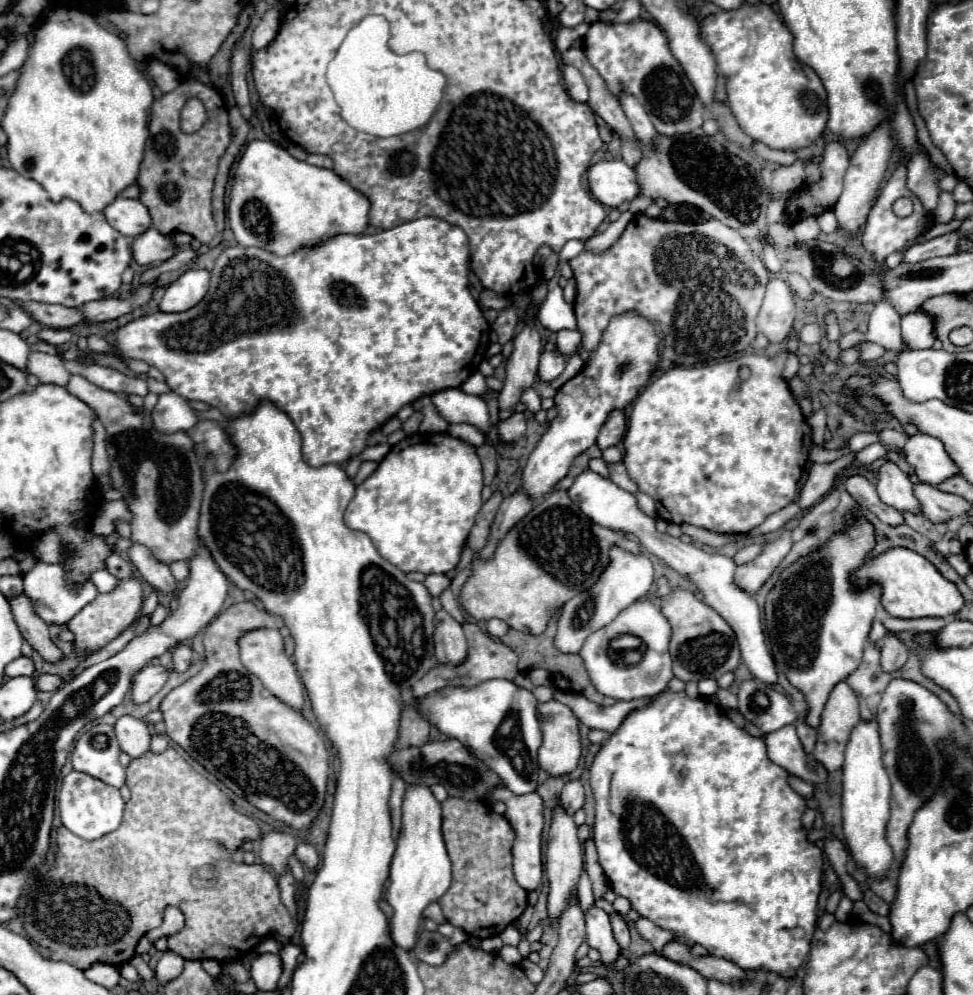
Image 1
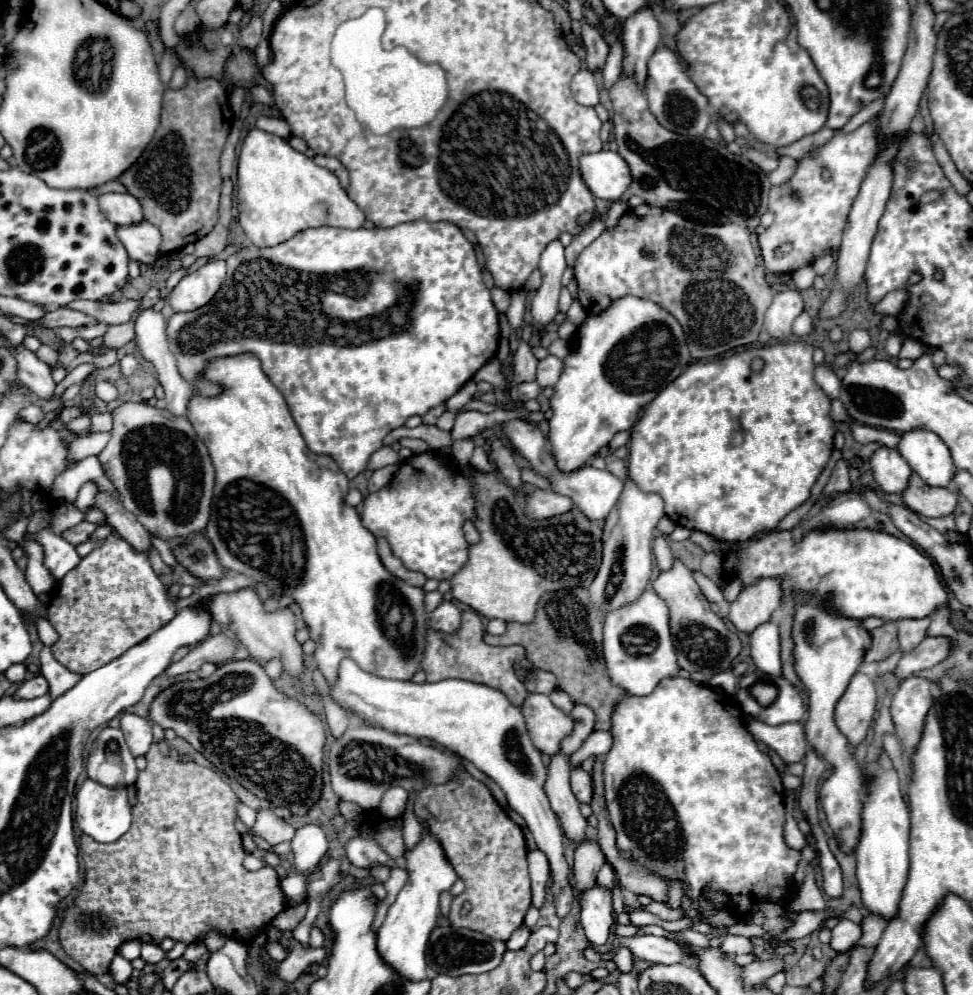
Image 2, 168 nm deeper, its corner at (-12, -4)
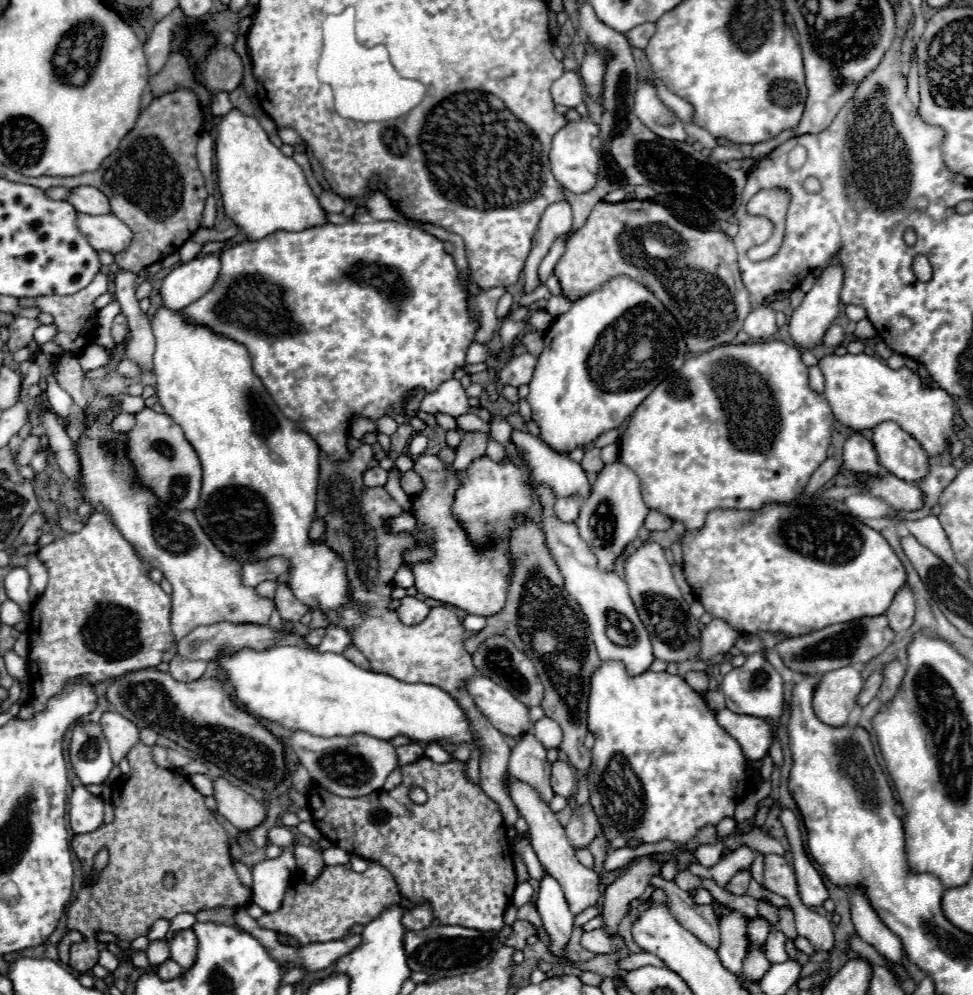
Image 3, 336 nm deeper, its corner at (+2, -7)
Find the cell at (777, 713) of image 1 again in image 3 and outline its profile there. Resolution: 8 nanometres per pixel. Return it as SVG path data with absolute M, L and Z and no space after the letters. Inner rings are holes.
M756 651L746 657L746 663L742 667L734 667L730 673L724 675L720 689L726 697L726 707L734 713L744 713L744 715L754 715L754 717L770 717L774 719L778 727L778 719L782 715L782 705L784 705L784 689L782 689L782 677L780 673L772 667L772 663L766 659L766 651Z

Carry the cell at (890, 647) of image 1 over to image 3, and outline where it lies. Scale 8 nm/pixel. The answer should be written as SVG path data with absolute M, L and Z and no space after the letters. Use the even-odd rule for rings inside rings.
M904 585L896 591L894 601L886 611L886 617L894 631L902 633L902 631L910 629L910 625L914 621L914 595L908 585Z

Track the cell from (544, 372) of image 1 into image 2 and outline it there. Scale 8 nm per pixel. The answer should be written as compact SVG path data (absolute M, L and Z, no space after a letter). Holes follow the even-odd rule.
M548 356L544 360L538 362L538 376L536 382L546 388L546 386L554 386L554 382L558 382L562 374L562 360L556 356Z

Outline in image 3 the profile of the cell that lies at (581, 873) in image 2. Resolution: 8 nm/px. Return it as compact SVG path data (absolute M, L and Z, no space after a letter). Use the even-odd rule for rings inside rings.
M584 803L574 809L572 819L566 825L566 835L570 845L578 849L578 847L588 847L588 843L596 837L598 829L600 829L600 823L592 805Z

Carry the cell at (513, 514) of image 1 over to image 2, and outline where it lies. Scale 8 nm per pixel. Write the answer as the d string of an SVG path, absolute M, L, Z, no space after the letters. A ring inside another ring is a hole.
M536 488L534 492L526 494L524 498L524 510L532 520L540 520L540 518L550 518L556 514L564 514L572 508L572 500L556 494L552 490L540 490Z

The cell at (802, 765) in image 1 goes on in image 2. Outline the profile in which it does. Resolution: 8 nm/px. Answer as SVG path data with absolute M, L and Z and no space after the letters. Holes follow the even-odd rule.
M748 720L746 728L756 740L770 746L786 764L796 764L804 760L808 742L802 724L794 722L782 726L768 726L760 720Z

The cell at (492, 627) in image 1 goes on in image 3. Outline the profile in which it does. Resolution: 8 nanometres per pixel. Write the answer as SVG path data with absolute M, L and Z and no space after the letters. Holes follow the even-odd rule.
M466 615L466 619L464 619L462 623L464 623L464 627L466 627L468 631L478 633L478 631L486 625L486 619L484 619L482 615Z

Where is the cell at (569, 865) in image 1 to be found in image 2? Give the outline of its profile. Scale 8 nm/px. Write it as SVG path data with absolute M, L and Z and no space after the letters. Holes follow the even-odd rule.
M562 752L550 758L544 790L562 824L564 836L574 846L580 846L586 840L586 818L580 814L580 804L570 790L570 764Z

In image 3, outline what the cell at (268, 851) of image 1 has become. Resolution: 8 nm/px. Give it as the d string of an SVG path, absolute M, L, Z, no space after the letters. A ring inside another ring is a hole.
M216 777L212 781L214 799L218 813L224 815L234 827L248 831L258 827L264 821L264 807L246 791L232 785L226 777Z

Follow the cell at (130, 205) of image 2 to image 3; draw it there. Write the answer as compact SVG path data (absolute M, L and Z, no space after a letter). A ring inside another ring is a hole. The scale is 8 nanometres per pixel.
M74 187L70 189L70 195L66 199L76 211L88 213L88 215L104 215L110 213L110 203L104 193L100 193L96 187Z

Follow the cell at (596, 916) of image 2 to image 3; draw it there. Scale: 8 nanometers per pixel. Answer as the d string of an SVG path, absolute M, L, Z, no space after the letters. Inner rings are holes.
M506 779L506 789L510 793L510 799L514 801L514 805L518 807L520 815L526 819L528 827L530 827L530 843L536 851L538 861L542 863L542 867L546 869L548 875L552 875L562 891L564 897L570 905L570 911L574 915L578 915L580 911L584 911L586 907L596 905L596 901L600 899L600 877L594 869L586 869L574 855L572 845L566 839L566 831L560 825L560 821L556 819L556 815L552 813L550 805L536 793L536 789L532 789L528 783L524 781L516 781L516 779Z

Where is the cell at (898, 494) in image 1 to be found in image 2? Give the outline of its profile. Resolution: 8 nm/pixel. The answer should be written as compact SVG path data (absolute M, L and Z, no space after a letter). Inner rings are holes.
M880 448L872 454L872 472L886 494L902 494L910 482L910 466L896 448Z

